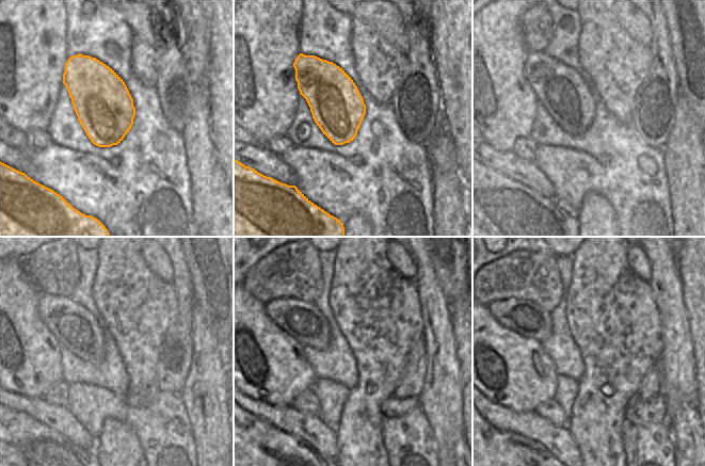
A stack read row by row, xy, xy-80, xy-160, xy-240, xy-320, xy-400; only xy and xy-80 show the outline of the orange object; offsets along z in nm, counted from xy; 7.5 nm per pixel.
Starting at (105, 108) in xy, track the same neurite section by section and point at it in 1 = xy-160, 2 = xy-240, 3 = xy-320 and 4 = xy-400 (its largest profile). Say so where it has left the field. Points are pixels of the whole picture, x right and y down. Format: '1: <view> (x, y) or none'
1: xy-160 (565, 95)
2: xy-240 (74, 326)
3: xy-320 (303, 321)
4: xy-400 (528, 319)

